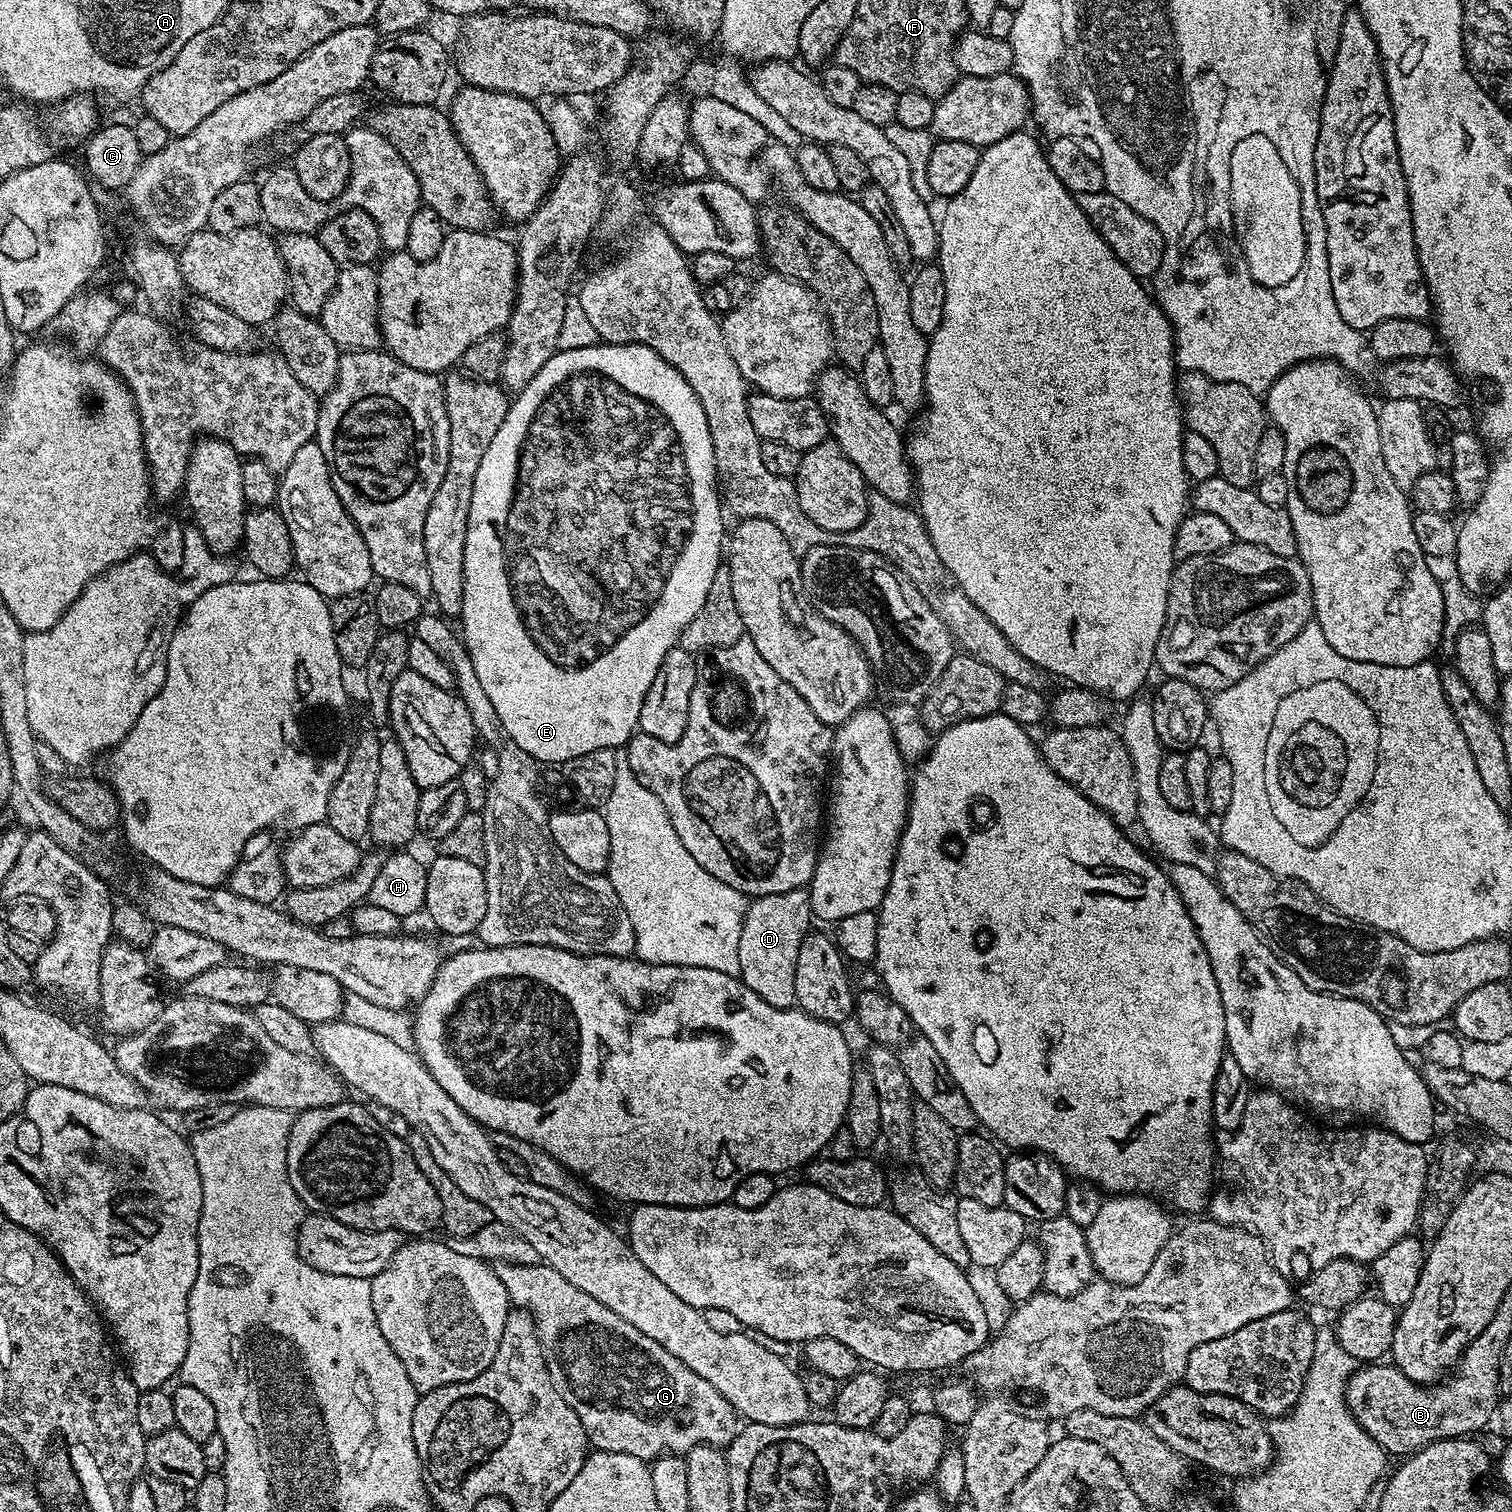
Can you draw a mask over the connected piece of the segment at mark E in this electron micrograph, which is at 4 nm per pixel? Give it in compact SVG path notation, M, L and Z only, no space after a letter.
M598 342L594 346L586 346L578 350L557 350L534 374L534 378L515 393L509 403L508 412L504 415L502 426L498 426L498 434L494 434L494 442L486 446L486 454L482 454L482 466L478 466L478 474L474 474L474 498L470 498L470 518L466 530L466 554L464 555L464 593L462 594L462 610L458 617L459 627L462 629L464 647L468 649L468 659L474 662L474 670L478 670L478 678L482 681L482 690L494 702L494 710L498 710L498 718L506 730L506 734L519 748L526 750L526 754L533 760L544 764L562 766L570 758L579 756L589 757L594 750L603 748L619 749L627 745L637 731L642 702L646 698L646 690L650 690L650 682L654 682L654 674L658 674L658 666L662 666L662 658L671 648L680 643L682 630L690 626L690 618L702 610L706 602L706 594L714 582L717 572L722 568L722 549L726 544L726 528L724 532L724 516L720 513L722 507L722 492L718 487L714 444L711 442L710 428L707 426L706 414L702 410L702 402L694 394L690 382L674 370L650 346L645 344L605 344Z

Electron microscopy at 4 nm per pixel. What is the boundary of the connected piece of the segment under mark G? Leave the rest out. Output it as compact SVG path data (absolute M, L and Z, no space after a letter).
M546 1263L502 1264L496 1268L502 1286L506 1286L509 1301L517 1309L532 1313L536 1323L536 1340L542 1346L546 1366L550 1370L550 1382L558 1390L561 1401L578 1414L589 1445L601 1452L630 1454L634 1458L651 1462L657 1456L687 1454L699 1444L727 1446L737 1431L737 1413L732 1404L706 1382L690 1366L678 1362L670 1350L658 1346L654 1338L646 1338L638 1326L630 1326L626 1318L618 1318L614 1310L602 1306L590 1294L570 1286L558 1270Z

